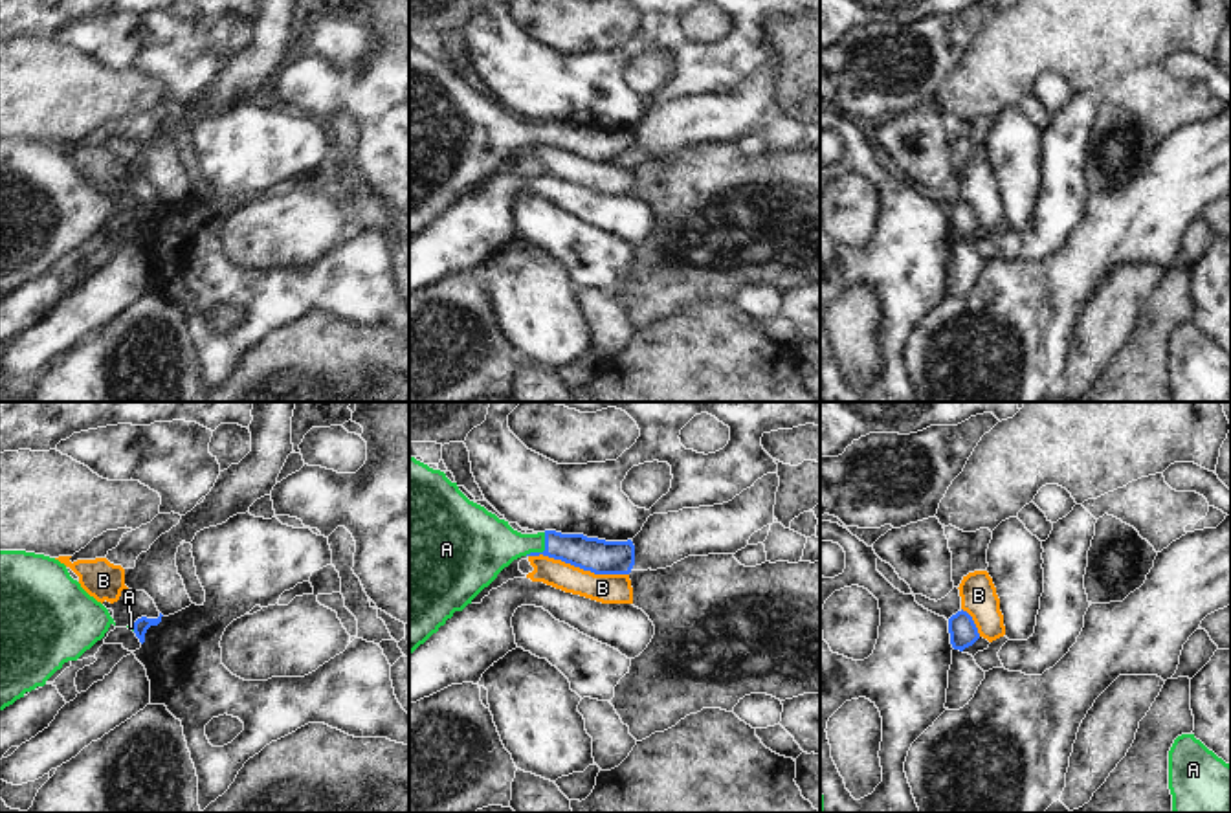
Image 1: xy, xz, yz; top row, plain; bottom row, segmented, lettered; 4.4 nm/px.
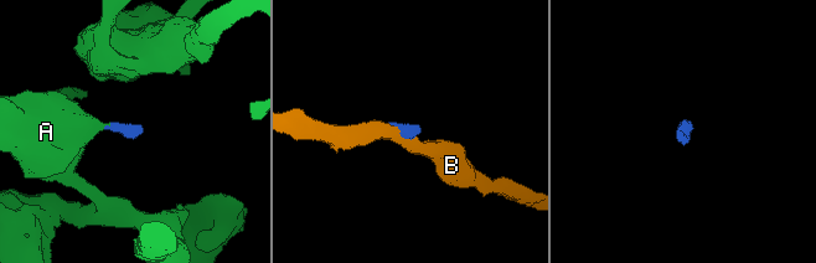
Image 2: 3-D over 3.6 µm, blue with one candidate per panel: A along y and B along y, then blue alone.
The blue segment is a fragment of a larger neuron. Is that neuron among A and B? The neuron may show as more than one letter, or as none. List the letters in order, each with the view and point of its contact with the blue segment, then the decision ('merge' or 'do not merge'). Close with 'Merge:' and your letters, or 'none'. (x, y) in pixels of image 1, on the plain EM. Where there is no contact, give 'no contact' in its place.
A: xz (543, 140) | merge
B: xz (578, 155) | do not merge
Merge: A

